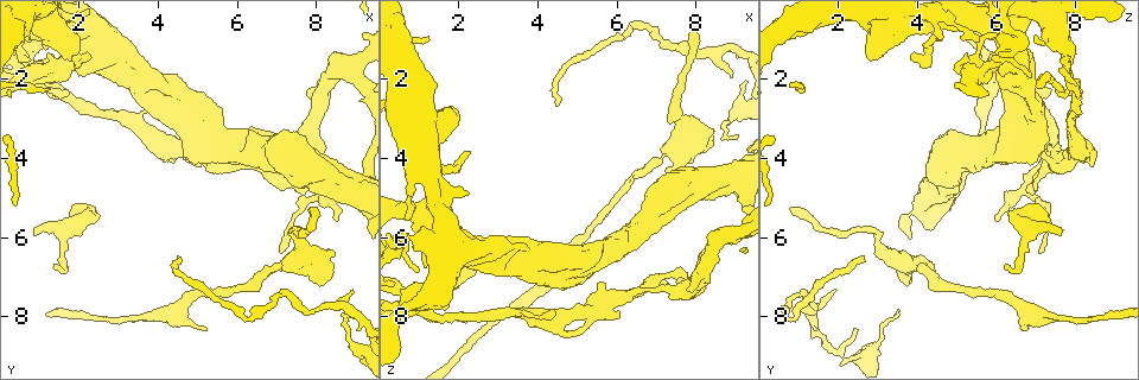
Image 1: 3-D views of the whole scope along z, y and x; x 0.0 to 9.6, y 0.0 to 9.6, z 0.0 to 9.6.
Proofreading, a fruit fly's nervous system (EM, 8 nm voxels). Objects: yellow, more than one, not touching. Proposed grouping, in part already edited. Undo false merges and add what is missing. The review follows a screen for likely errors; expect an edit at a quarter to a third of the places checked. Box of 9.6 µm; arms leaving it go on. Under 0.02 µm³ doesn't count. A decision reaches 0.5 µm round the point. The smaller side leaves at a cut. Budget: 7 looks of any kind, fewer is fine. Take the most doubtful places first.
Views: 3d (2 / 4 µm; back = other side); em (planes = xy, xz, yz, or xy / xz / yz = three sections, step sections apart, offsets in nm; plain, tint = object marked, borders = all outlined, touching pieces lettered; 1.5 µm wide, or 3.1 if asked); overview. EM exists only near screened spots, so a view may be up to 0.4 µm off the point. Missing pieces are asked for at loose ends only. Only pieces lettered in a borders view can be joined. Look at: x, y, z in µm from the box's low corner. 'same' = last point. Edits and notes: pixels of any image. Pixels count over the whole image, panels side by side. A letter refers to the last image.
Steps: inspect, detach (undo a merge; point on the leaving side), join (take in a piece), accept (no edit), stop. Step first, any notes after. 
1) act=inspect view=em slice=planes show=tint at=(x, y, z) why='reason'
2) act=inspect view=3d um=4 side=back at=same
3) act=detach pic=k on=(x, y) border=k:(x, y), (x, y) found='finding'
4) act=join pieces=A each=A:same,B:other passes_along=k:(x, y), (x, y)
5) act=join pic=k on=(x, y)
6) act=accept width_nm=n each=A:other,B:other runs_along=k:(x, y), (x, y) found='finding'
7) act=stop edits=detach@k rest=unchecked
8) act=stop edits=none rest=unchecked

act=inspect view=em slice=planes show=borders at=(0.80, 5.90, 7.60) why='an open end'

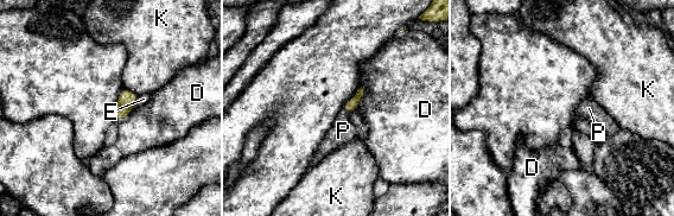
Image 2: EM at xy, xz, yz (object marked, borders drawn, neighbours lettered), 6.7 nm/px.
act=join pieces=P each=D:other,E:other,K:other,P:same found='it goes on there'

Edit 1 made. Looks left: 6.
act=inspect view=overview why='see it whole again'

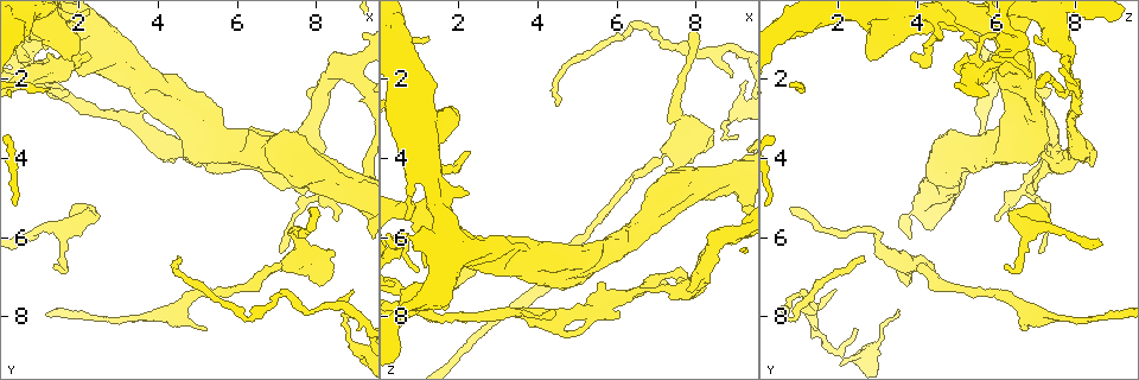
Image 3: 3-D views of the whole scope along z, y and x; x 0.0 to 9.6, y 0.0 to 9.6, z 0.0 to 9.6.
act=inspect view=3d um=2 at=(4.55, 6.50, 2.60) why='tapers out'

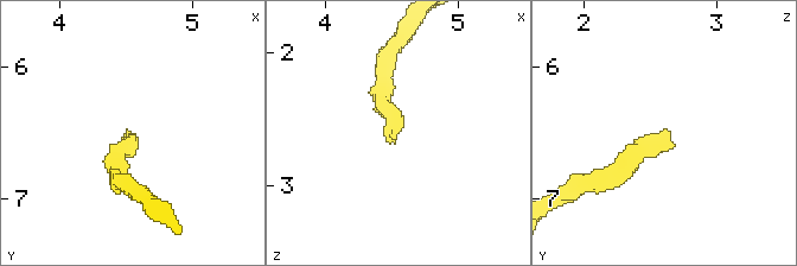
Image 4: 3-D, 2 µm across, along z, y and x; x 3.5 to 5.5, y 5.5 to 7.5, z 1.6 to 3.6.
act=inspect view=em slice=planes show=plain at=(4.54, 6.54, 2.66)

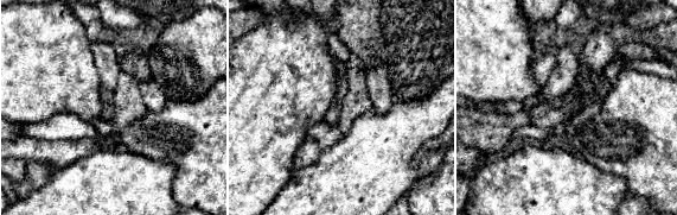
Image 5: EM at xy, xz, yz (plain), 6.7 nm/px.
act=inspect view=em slice=planes show=borders at=same why='what lies round it'

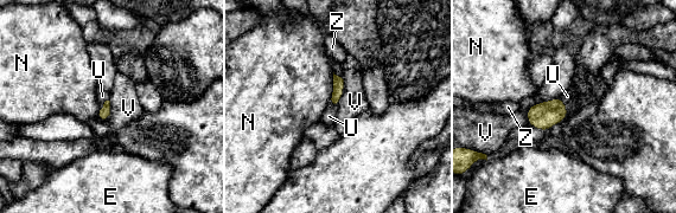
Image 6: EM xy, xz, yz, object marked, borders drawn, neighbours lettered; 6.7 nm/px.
act=join pieces=U longest_contact=N:220nm each=E:other,N:other,U:same,V:other,Z:other passes_along=6:(543, 116), (565, 104), (567, 96) found='the neuron continues'

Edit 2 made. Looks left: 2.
act=inspect view=overview

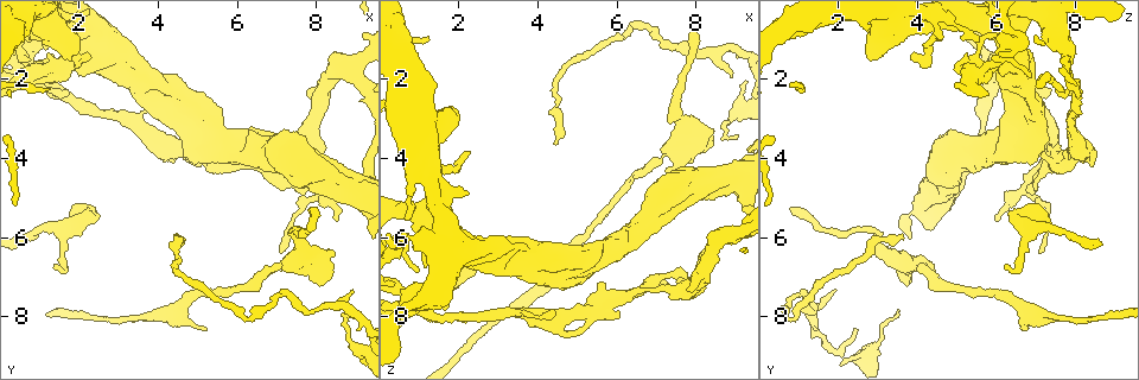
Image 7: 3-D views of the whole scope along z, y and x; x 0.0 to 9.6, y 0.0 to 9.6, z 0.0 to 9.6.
act=inspect view=em slice=xy step=4 show=borders at=(6.35, 8.05, 0.80) why='sharp bend'

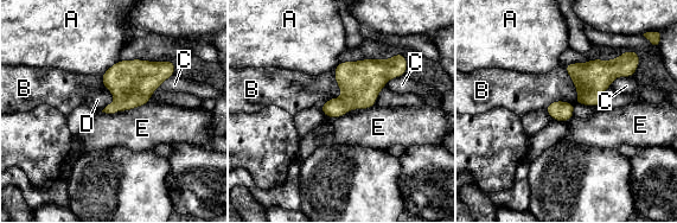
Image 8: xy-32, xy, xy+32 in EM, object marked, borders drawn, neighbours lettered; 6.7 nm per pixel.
act=accept each=A:other,B:other,C:other,D:other,E:other border=8:(563, 65), (576, 101), (543, 108) found='continuous, no second neuron'

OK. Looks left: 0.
act=stop edits=join@2,join@6 rest=unchecked

